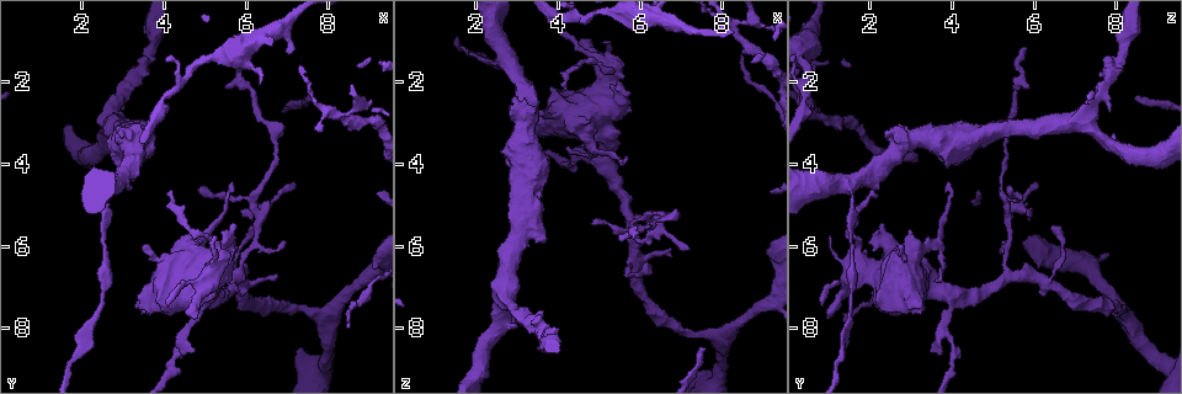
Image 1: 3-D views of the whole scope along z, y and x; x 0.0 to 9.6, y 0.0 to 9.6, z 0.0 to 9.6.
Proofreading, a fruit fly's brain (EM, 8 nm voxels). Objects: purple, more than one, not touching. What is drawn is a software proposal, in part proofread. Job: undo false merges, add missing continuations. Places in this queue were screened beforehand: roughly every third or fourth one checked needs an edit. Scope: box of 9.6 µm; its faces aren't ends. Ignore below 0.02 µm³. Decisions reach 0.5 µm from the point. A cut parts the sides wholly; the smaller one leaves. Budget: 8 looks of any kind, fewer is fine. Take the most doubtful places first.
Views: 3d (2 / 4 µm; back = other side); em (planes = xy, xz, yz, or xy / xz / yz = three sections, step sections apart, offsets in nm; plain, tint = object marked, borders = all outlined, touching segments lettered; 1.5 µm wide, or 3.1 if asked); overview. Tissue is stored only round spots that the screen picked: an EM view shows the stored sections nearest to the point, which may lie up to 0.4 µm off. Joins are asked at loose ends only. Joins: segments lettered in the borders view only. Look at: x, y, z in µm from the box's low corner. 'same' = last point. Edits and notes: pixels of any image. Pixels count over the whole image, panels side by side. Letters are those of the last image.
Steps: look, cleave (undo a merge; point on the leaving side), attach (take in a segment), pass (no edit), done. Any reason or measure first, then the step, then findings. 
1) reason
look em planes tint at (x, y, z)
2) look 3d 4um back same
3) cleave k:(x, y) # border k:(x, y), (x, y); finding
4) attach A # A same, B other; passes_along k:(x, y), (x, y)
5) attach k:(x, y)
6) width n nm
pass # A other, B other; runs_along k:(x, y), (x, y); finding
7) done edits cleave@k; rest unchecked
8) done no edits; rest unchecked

branch stops here
look 3d 4um at (4.80, 7.70, 1.00)

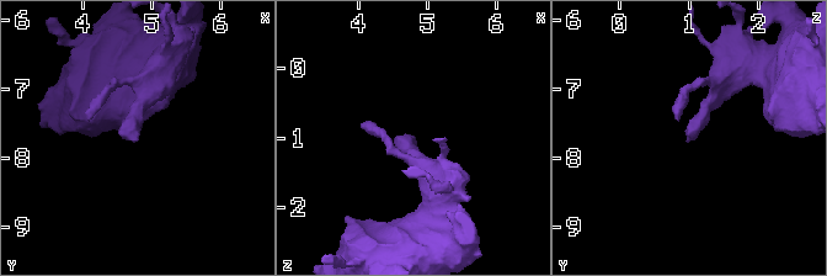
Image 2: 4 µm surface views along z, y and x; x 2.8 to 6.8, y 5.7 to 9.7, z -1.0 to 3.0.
look em planes borders at (4.75, 7.75, 1.00)

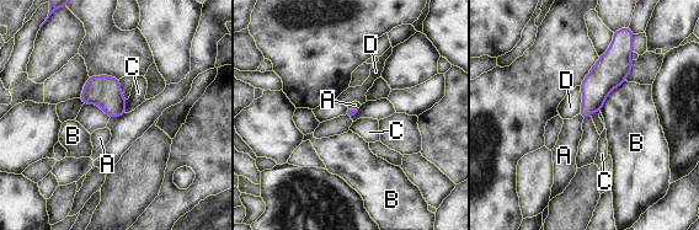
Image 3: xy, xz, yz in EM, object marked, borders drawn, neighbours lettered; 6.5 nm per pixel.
attach A # A same, B other, C other, D other; passes_along 3:(598, 83), (581, 116), (566, 149); the neuron continues

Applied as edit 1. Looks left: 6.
redraw
look overview

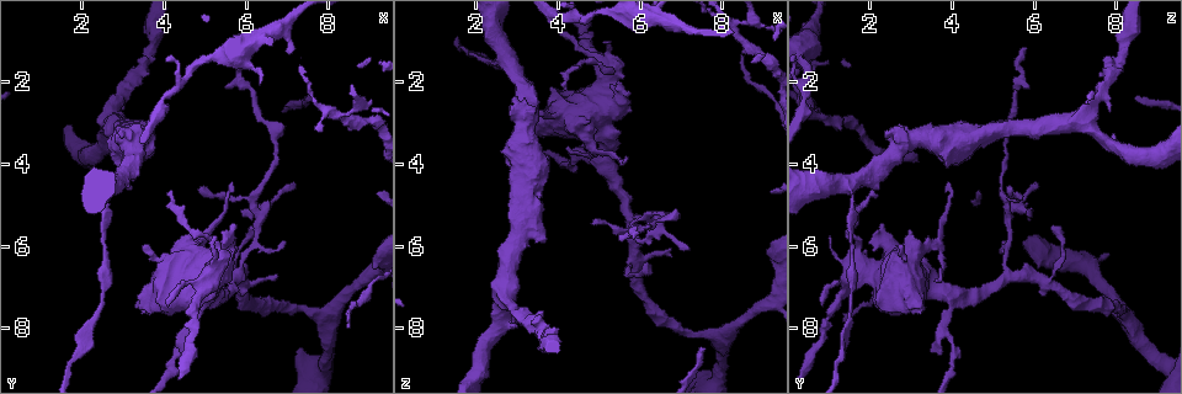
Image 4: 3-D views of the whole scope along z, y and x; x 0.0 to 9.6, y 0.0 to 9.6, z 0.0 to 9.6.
four-way junction
look 3d 2um at (8.40, 2.75, 0.65)

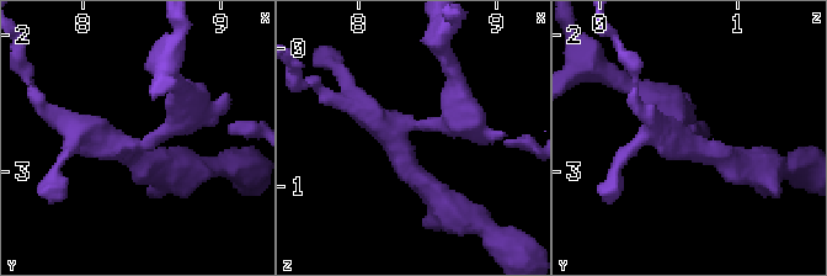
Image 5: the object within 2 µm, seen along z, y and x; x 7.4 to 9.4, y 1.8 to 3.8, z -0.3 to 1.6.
now the EM
look em planes tint at (8.34, 2.82, 0.68)

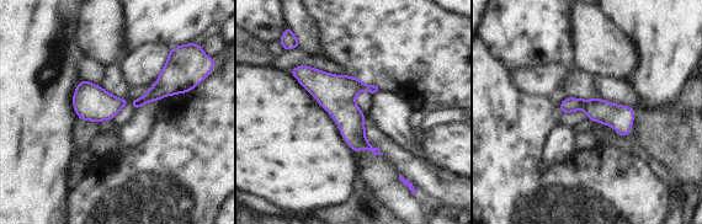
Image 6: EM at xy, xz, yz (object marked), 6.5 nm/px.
look em planes borders same

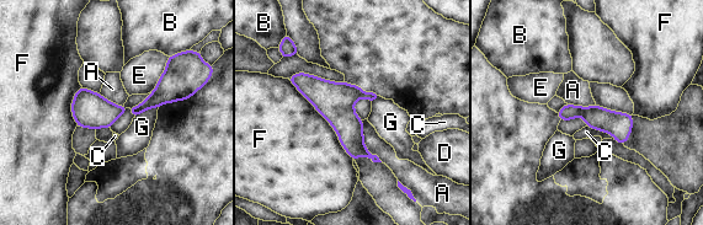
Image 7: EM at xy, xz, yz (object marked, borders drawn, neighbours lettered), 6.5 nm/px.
longest_contact F 700 nm
pass # A other, B other, C other, D other, E other, F other, G other; all the same neuron

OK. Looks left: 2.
free end
look 3d 2um at (2.85, 2.65, 7.80)

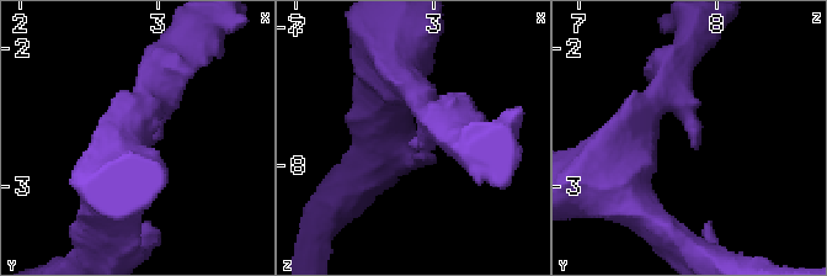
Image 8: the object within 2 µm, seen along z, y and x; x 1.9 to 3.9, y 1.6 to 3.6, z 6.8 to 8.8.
arm_widths 280, 440 nm; now the EM
look em planes borders at (2.84, 2.70, 7.86)

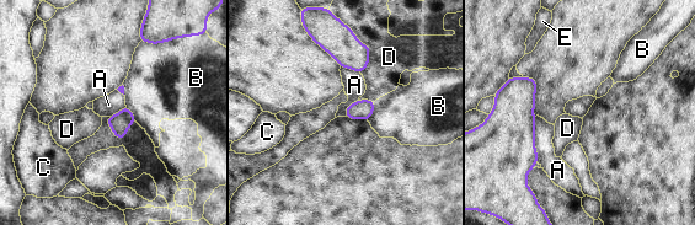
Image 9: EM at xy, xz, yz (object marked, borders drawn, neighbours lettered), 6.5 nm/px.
pass # A other, B other, C other, D other, E other; no lettered segment goes on from it

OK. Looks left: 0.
done edits attach@3; rest unchecked

